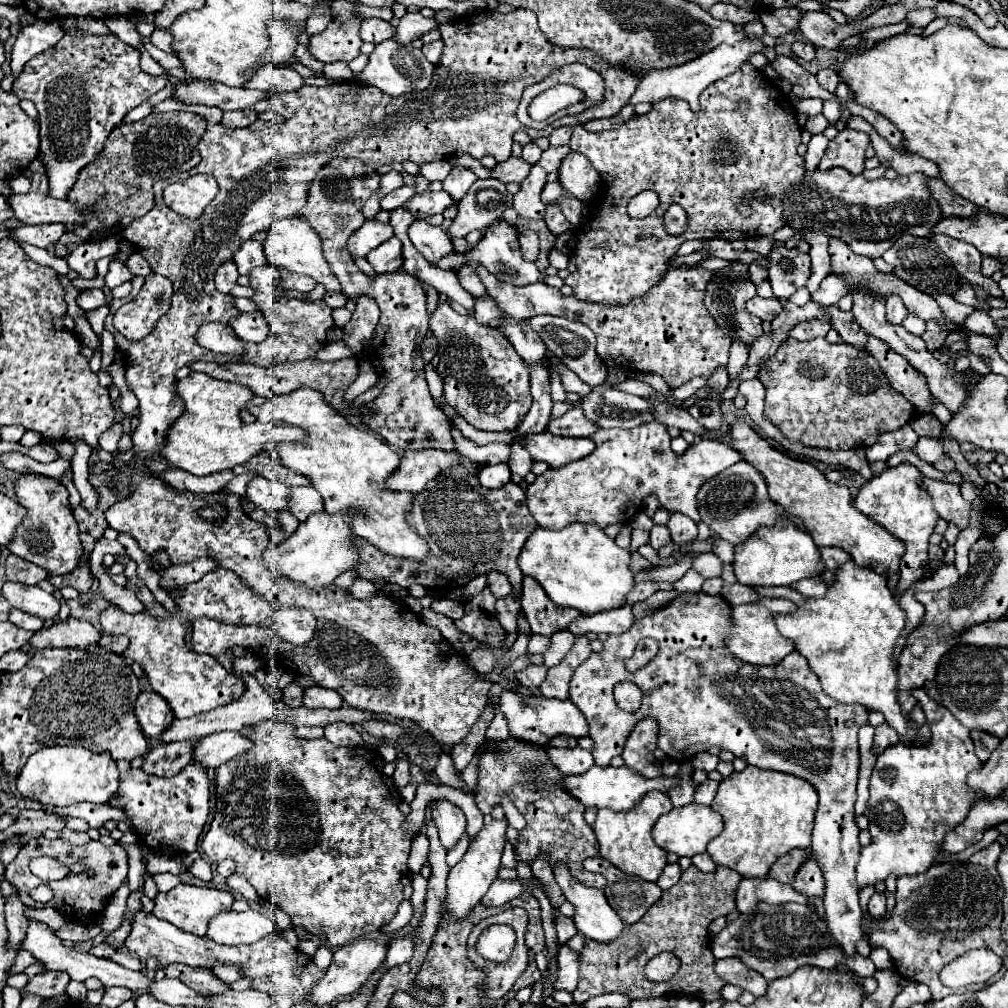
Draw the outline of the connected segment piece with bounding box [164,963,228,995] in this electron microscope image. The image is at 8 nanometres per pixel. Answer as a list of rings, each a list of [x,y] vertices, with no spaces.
[[[168,965],[164,969],[166,977],[178,977],[180,981],[184,981],[188,987],[192,987],[198,993],[204,995],[218,995],[228,991],[228,985],[222,983],[214,973],[210,973],[208,969],[190,969],[186,965]]]

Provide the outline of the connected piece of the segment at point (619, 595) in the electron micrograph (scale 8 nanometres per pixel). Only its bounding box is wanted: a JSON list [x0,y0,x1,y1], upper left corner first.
[518,523,634,613]

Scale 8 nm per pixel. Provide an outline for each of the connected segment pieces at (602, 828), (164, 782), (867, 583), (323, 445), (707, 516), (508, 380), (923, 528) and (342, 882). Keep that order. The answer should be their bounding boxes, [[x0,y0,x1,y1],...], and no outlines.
[[594,791,672,881],[110,765,210,853],[776,561,918,741],[246,387,428,561],[696,461,782,545],[430,301,530,431],[854,463,940,593],[202,721,412,947]]

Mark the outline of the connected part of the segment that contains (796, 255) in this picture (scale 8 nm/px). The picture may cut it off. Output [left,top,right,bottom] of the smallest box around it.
[770,245,810,301]

